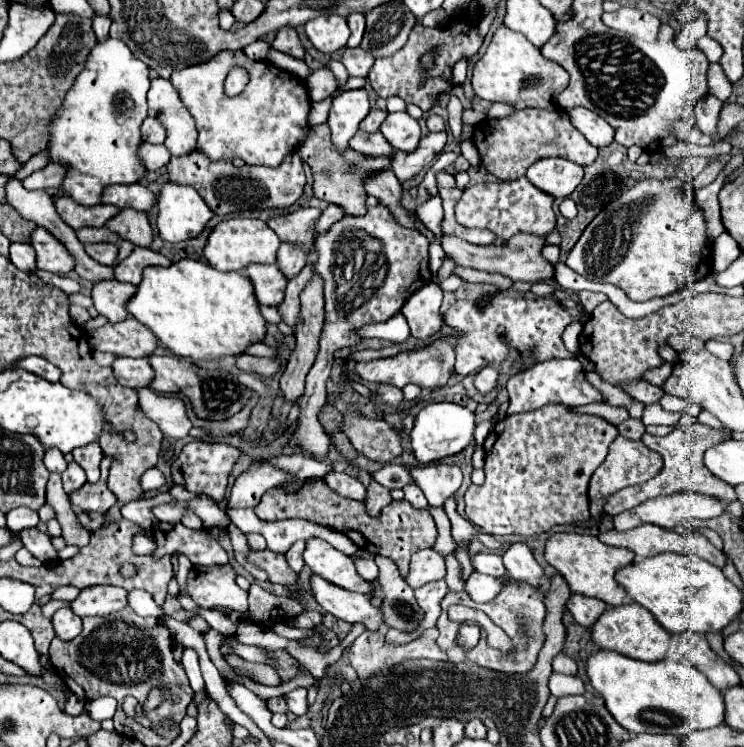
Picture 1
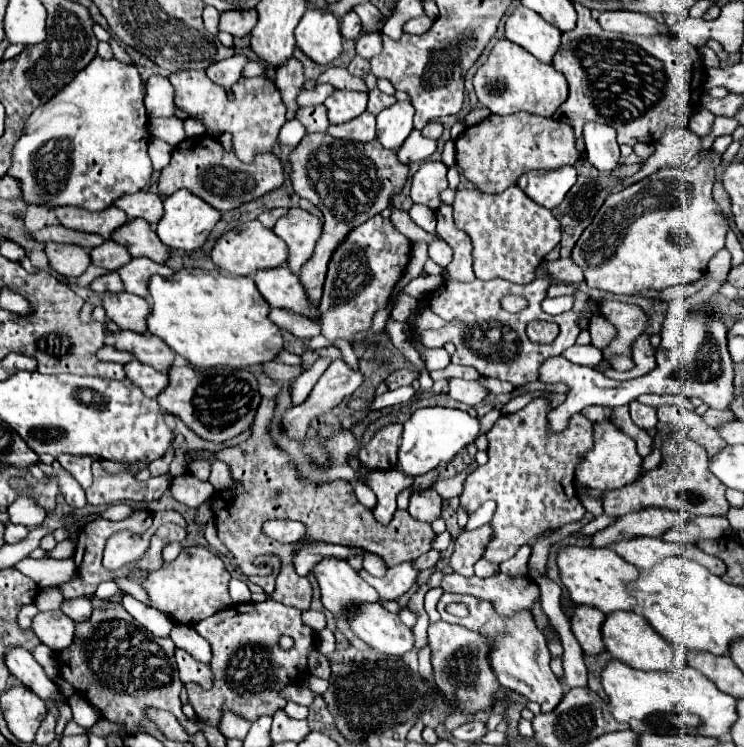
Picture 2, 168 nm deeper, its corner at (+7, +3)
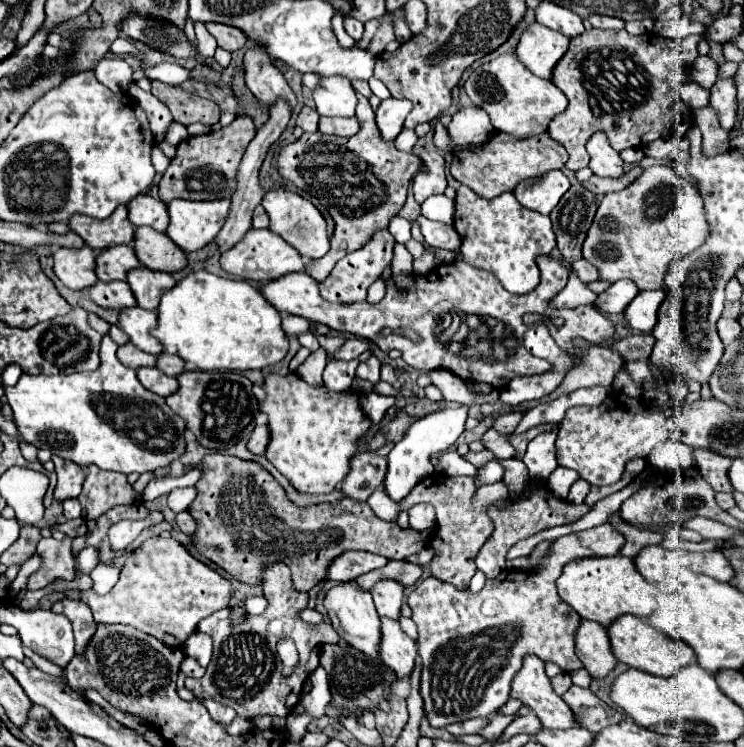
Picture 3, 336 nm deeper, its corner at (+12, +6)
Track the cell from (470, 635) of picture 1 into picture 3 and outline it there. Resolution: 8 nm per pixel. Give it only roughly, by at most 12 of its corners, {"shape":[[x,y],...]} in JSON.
{"shape":[[610,523],[478,595],[434,577],[406,601],[428,723],[494,715],[526,655],[582,669],[568,561],[612,557]]}

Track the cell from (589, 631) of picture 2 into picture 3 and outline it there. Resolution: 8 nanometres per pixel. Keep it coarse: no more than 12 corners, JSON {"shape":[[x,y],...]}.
{"shape":[[582,621],[576,655],[594,679],[604,679],[618,663],[608,631]]}

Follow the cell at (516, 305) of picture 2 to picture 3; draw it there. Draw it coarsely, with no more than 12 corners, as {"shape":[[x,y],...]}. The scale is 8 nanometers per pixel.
{"shape":[[568,269],[568,283],[556,295],[554,307],[592,305],[596,293]]}

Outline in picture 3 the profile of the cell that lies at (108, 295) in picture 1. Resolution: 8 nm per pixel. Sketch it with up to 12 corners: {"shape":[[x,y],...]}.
{"shape":[[140,307],[120,311],[120,327],[138,349],[160,355],[150,335],[156,313]]}

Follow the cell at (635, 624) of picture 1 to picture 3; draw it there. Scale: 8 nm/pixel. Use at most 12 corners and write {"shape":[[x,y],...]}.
{"shape":[[632,615],[608,629],[628,667],[672,677],[696,663],[684,641]]}

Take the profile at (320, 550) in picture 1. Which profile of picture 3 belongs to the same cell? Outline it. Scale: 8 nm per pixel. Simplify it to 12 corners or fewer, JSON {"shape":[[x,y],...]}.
{"shape":[[356,583],[326,593],[332,627],[380,661],[380,617]]}

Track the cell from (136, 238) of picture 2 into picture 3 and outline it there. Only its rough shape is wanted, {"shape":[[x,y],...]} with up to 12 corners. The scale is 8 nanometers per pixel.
{"shape":[[136,229],[134,251],[146,269],[174,273],[186,253],[166,233]]}

